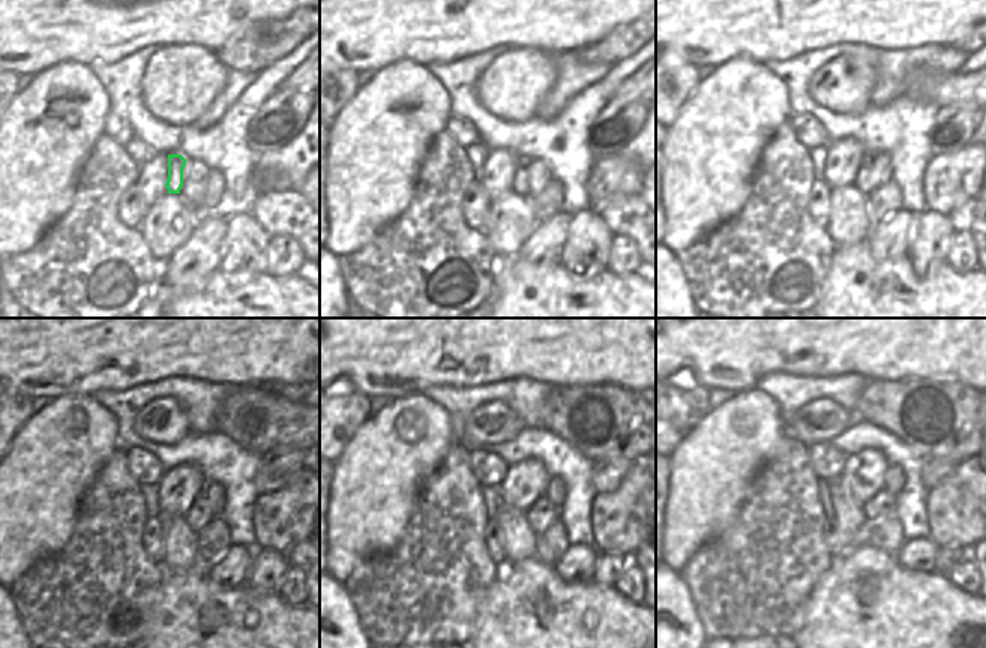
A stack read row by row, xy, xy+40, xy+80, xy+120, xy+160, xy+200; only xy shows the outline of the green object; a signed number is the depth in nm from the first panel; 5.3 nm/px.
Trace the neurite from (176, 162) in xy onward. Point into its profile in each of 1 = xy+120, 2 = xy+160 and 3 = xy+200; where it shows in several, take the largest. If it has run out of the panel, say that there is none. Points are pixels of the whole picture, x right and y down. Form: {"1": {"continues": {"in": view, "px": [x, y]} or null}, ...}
{"1": {"continues": {"in": "xy+120", "px": [200, 513]}}, "2": {"continues": {"in": "xy+160", "px": [542, 512]}}, "3": {"continues": {"in": "xy+200", "px": [883, 506]}}}

